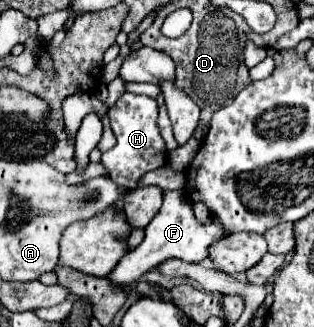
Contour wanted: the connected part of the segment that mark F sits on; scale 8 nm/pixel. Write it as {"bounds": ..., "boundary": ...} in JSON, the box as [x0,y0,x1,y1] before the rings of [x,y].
{"bounds":[107,190,227,286],"boundary":[[[163,190],[163,206],[159,212],[153,216],[153,220],[145,228],[145,238],[143,242],[127,252],[119,266],[107,276],[111,282],[119,282],[121,286],[131,286],[133,282],[139,280],[141,274],[153,270],[159,262],[165,262],[167,258],[183,258],[187,262],[201,262],[209,258],[209,248],[223,240],[227,236],[223,224],[219,222],[217,216],[209,216],[207,222],[199,222],[193,212],[193,202],[187,198],[185,190]]]}

